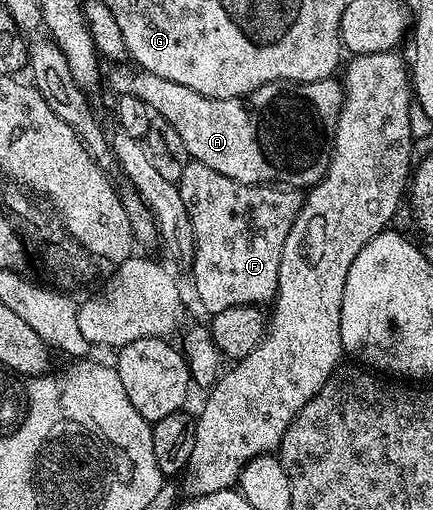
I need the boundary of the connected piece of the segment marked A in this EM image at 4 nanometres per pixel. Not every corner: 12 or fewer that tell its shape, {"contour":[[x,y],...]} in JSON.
{"contour":[[125,62],[117,96],[171,122],[190,161],[308,190],[333,152],[337,78],[211,98]]}

